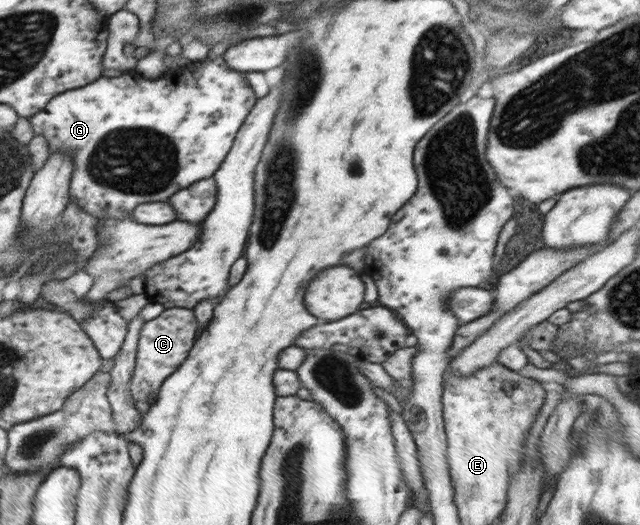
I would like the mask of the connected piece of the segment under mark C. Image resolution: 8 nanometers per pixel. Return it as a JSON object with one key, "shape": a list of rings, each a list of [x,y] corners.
{"shape":[[[168,308],[154,318],[143,324],[140,338],[137,344],[137,355],[135,358],[135,370],[131,377],[130,392],[134,401],[156,400],[160,386],[164,380],[174,373],[186,360],[190,349],[194,346],[196,332],[198,332],[198,321],[193,309]]]}

